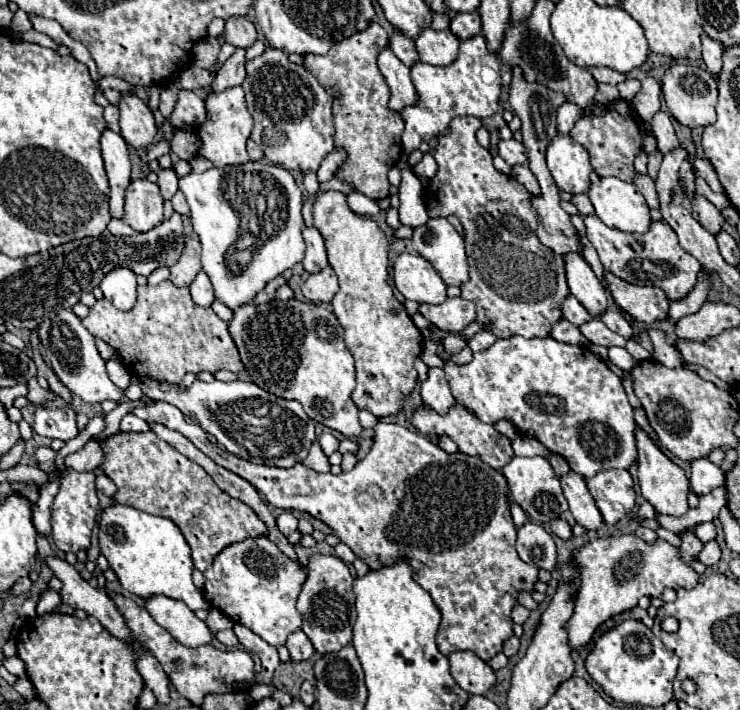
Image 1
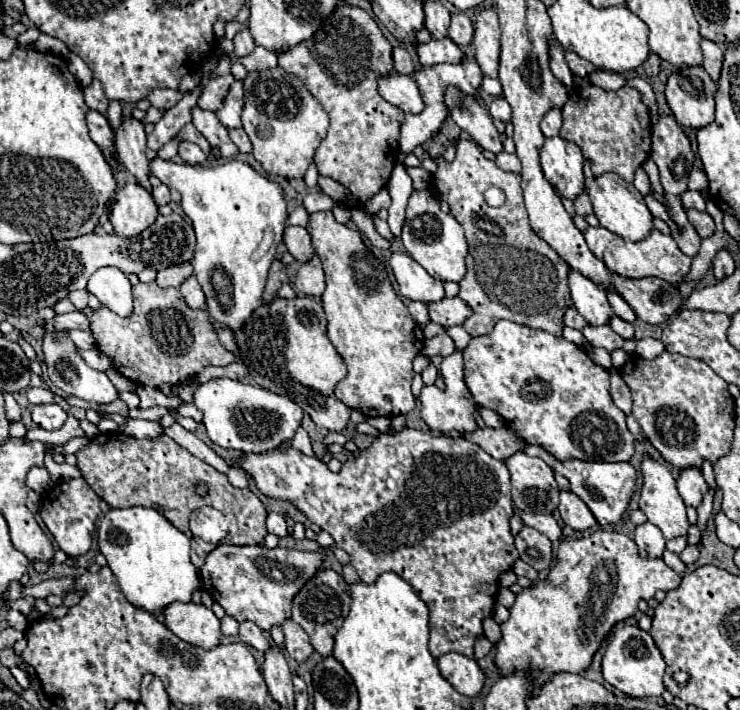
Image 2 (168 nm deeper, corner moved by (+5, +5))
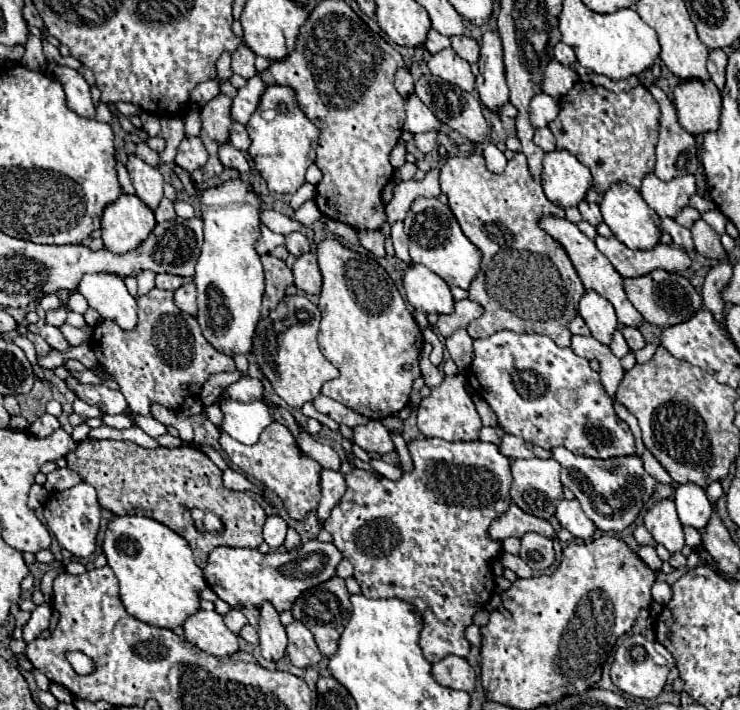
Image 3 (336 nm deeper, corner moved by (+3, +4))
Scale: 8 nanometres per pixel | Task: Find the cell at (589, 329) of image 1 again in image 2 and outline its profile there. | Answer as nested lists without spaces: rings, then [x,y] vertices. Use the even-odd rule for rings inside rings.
[[[586,324],[586,326],[582,328],[582,334],[584,334],[584,338],[586,338],[592,346],[608,348],[608,352],[612,352],[612,350],[616,350],[616,348],[622,348],[622,342],[624,342],[624,338],[618,336],[608,324],[604,324],[604,326]]]

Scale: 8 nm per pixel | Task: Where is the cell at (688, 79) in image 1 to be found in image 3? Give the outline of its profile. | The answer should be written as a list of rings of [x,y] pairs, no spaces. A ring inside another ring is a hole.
[[[684,81],[674,89],[674,105],[680,125],[692,133],[708,133],[720,127],[722,99],[712,81]]]

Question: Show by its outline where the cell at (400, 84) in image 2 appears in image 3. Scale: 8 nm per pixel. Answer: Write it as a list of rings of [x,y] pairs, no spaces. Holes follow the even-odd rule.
[[[416,95],[406,99],[406,121],[404,121],[406,131],[410,131],[412,135],[428,133],[428,131],[438,131],[440,125],[442,123],[432,115],[432,111],[420,99],[416,99]]]

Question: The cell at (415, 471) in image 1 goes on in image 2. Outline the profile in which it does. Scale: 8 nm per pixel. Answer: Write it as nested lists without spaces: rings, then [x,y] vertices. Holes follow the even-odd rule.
[[[388,416],[366,418],[366,422],[378,430],[376,440],[372,442],[370,448],[362,450],[358,454],[358,458],[346,460],[338,474],[332,472],[322,460],[304,456],[302,452],[294,450],[292,446],[286,446],[284,450],[266,452],[266,454],[240,456],[240,458],[236,458],[236,464],[246,474],[252,476],[252,480],[256,482],[258,490],[264,496],[294,504],[302,514],[306,514],[306,518],[310,522],[314,522],[322,530],[326,530],[336,540],[336,546],[350,554],[350,562],[356,568],[360,580],[370,584],[382,572],[396,572],[398,576],[402,576],[416,590],[416,594],[426,602],[426,606],[430,610],[430,654],[434,658],[438,658],[438,656],[442,656],[446,652],[458,652],[458,654],[466,654],[468,658],[472,658],[476,640],[484,636],[482,622],[486,618],[492,618],[492,610],[494,610],[494,604],[496,604],[496,592],[498,592],[498,576],[502,572],[506,572],[506,570],[512,570],[514,562],[518,560],[518,550],[514,546],[514,536],[510,532],[510,516],[514,512],[514,506],[512,506],[512,498],[510,498],[510,474],[508,474],[508,468],[504,466],[502,460],[492,458],[478,444],[466,442],[462,436],[456,436],[456,438],[452,438],[452,436],[430,436],[430,432],[420,432],[420,430],[412,430],[412,428],[402,428],[398,432],[392,432],[392,418],[388,418]]]

